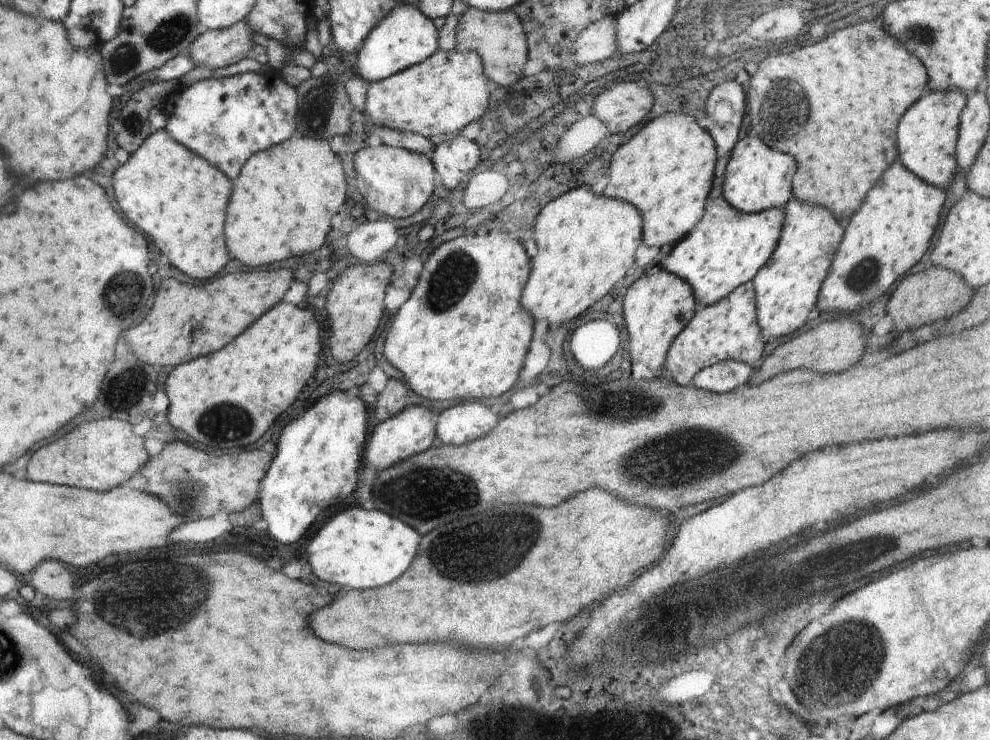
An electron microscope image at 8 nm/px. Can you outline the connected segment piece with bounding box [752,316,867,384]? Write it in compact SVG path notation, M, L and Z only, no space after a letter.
M852 316L842 317L840 319L825 319L823 323L811 329L806 334L800 334L796 338L792 338L780 344L767 358L764 358L762 366L758 369L758 374L752 378L754 384L762 384L764 380L770 380L776 374L782 374L786 370L794 370L794 368L810 368L814 372L820 374L838 374L848 370L850 366L854 366L858 362L858 358L862 356L865 346L864 334L867 325L859 324L859 321Z

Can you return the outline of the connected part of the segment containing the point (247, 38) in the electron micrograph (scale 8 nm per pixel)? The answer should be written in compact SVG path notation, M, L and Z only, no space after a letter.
M238 21L228 28L222 30L206 29L192 44L188 52L195 60L195 66L208 66L208 68L222 68L234 64L242 58L254 55L260 49L252 39L252 31L247 27L246 21Z

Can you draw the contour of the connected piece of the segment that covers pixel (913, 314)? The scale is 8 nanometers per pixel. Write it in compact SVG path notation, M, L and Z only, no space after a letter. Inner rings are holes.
M930 267L928 270L908 275L896 285L887 303L887 314L892 317L895 334L914 332L922 325L931 325L950 314L956 314L973 299L974 289L966 284L963 276L948 268ZM936 306L936 308L934 308Z

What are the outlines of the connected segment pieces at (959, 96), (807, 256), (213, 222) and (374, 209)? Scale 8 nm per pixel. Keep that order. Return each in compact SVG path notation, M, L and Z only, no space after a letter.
M960 89L930 91L917 100L898 124L898 158L910 172L932 186L948 190L959 171L955 158L959 135L959 116L966 106L967 96Z
M792 198L782 209L785 210L785 221L780 240L770 260L766 261L751 280L755 288L757 323L765 339L782 338L782 336L794 334L817 313L817 298L822 283L830 270L845 231L844 223L838 222L827 208L813 207Z
M165 128L153 131L128 161L113 172L116 202L122 212L126 212L126 218L146 236L150 236L162 254L170 256L168 260L172 266L196 280L214 278L230 261L224 244L224 227L232 186L232 180L223 172L183 144L177 143Z
M388 145L366 146L355 154L353 163L357 173L368 183L362 202L368 217L381 213L396 219L412 216L430 200L437 184L435 168L428 154Z

